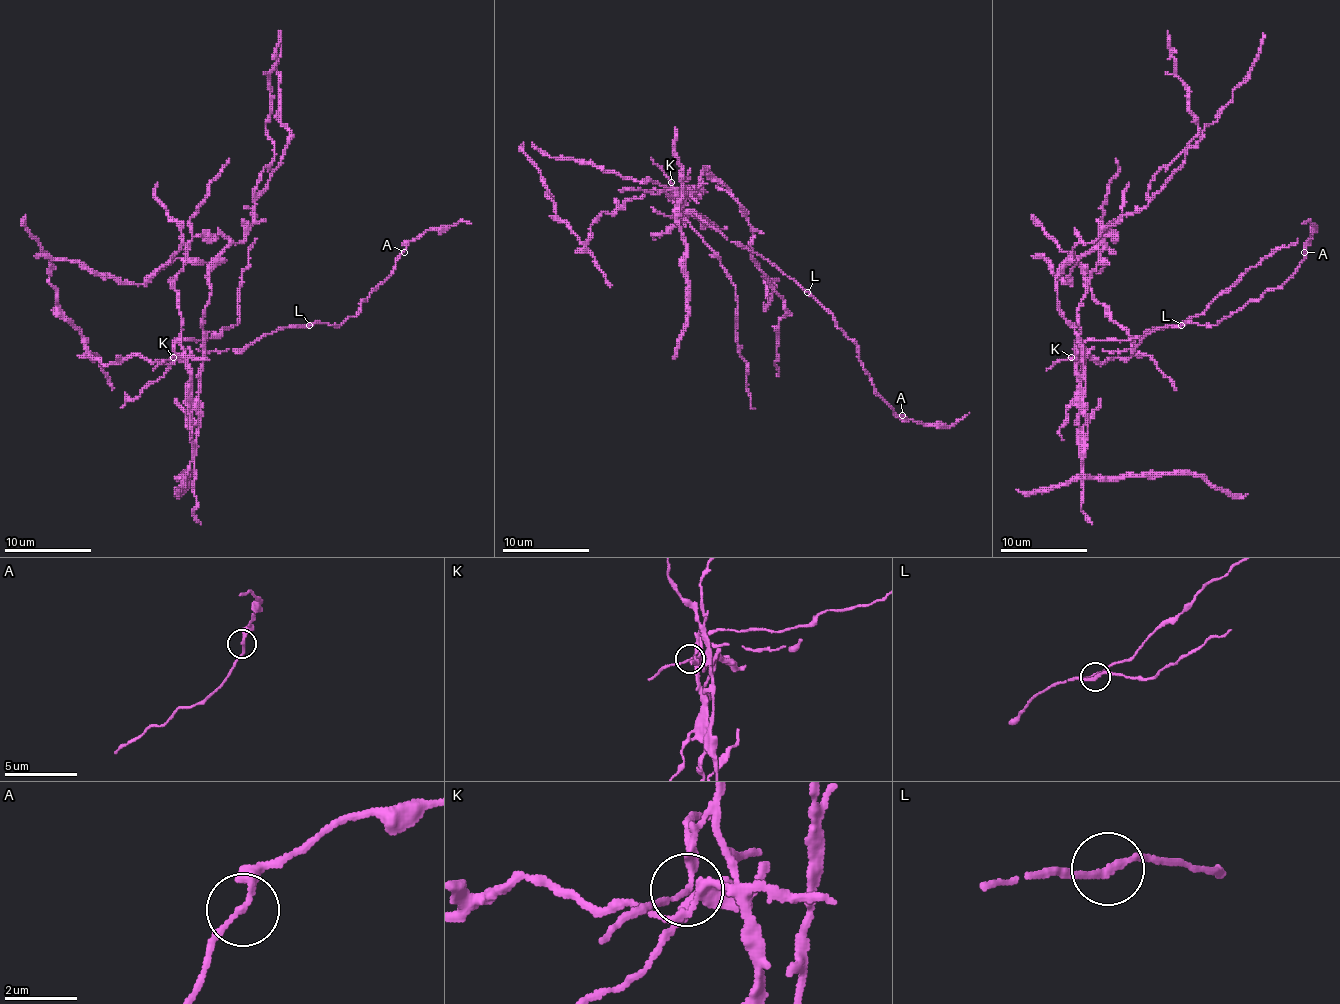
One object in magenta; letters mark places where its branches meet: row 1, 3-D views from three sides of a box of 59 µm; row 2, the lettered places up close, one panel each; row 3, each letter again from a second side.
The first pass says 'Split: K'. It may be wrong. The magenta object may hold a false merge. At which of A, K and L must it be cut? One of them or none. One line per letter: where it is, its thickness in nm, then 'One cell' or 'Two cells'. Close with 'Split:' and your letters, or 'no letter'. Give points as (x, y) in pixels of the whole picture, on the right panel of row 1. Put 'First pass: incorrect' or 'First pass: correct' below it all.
A: Place: (1304, 252). Thickness 170 nm. One cell
K: Place: (1071, 357). Thickness 150 nm. Two cells
L: Place: (1181, 325). Thickness 150 nm. One cell
Split: K
First pass: correct

